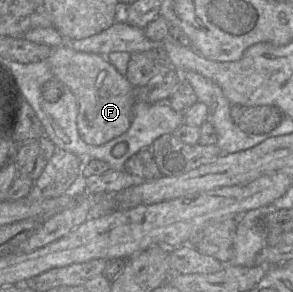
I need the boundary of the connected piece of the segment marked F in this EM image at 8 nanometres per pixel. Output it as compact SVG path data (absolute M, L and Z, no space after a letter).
M66 41L63 45L53 48L46 61L51 67L54 79L68 87L76 97L78 103L77 128L80 137L87 144L103 145L129 129L133 116L133 106L137 101L137 89L124 75L117 71L106 57L76 51L69 47Z

